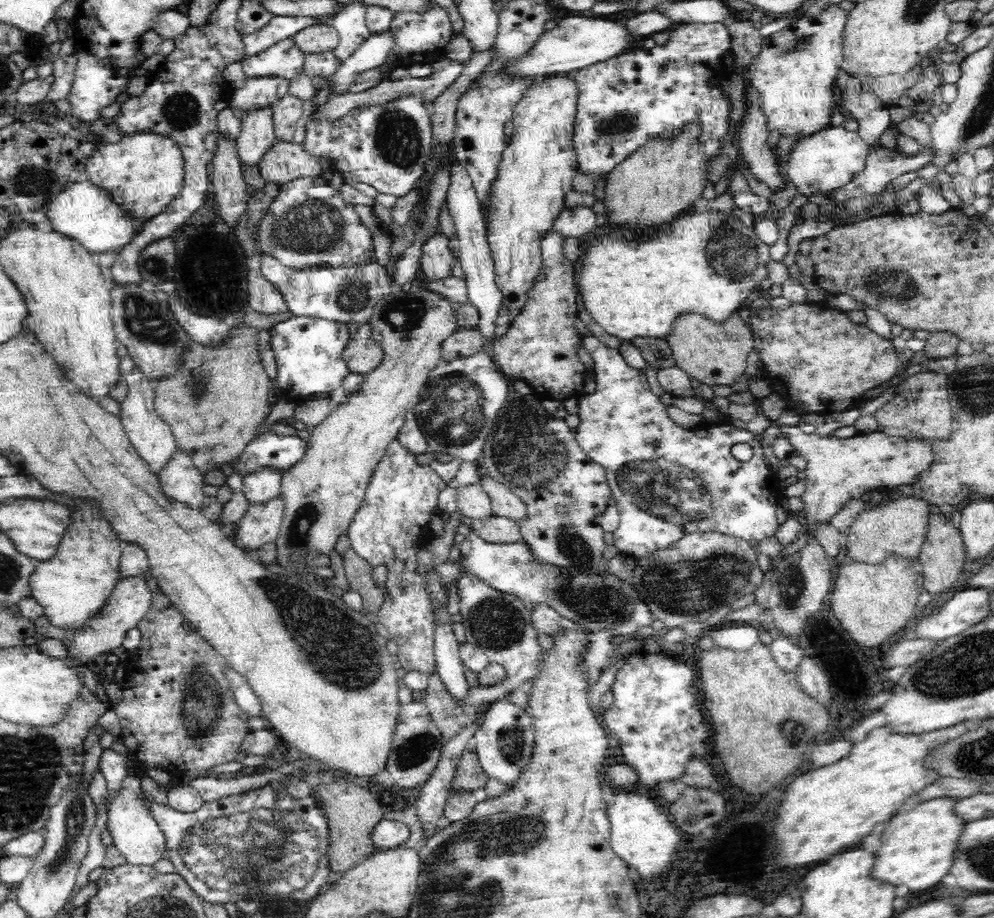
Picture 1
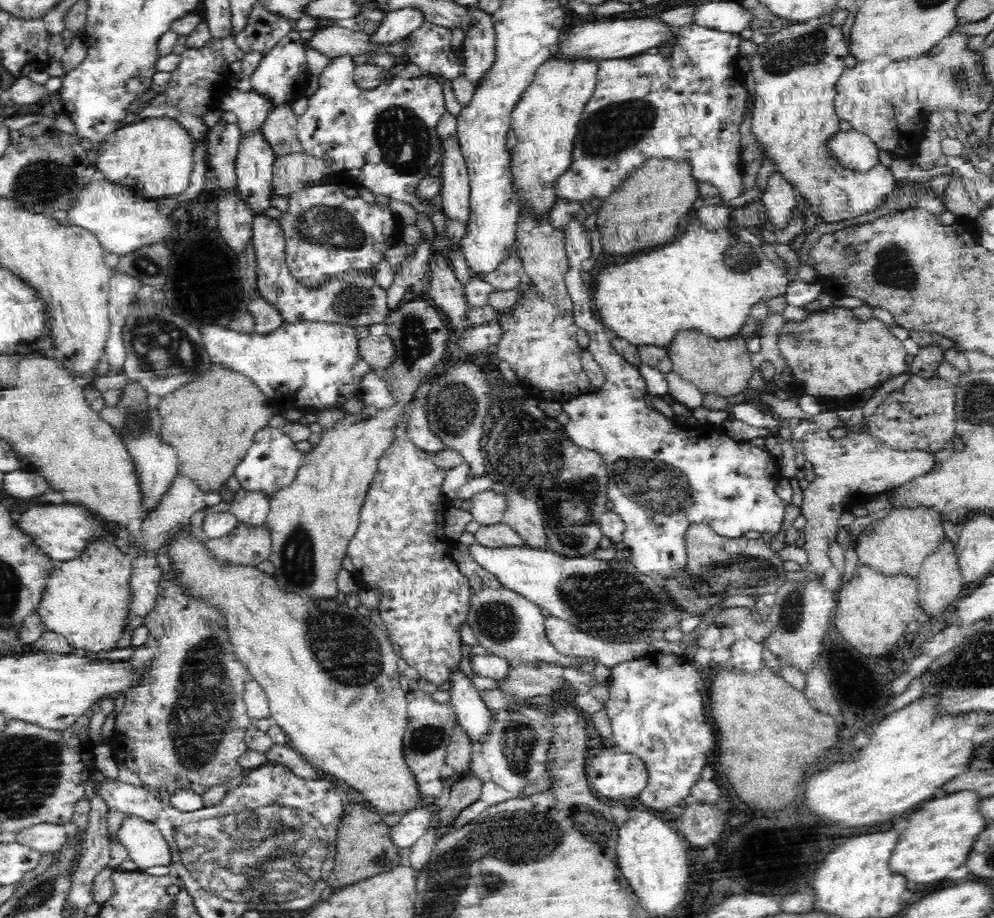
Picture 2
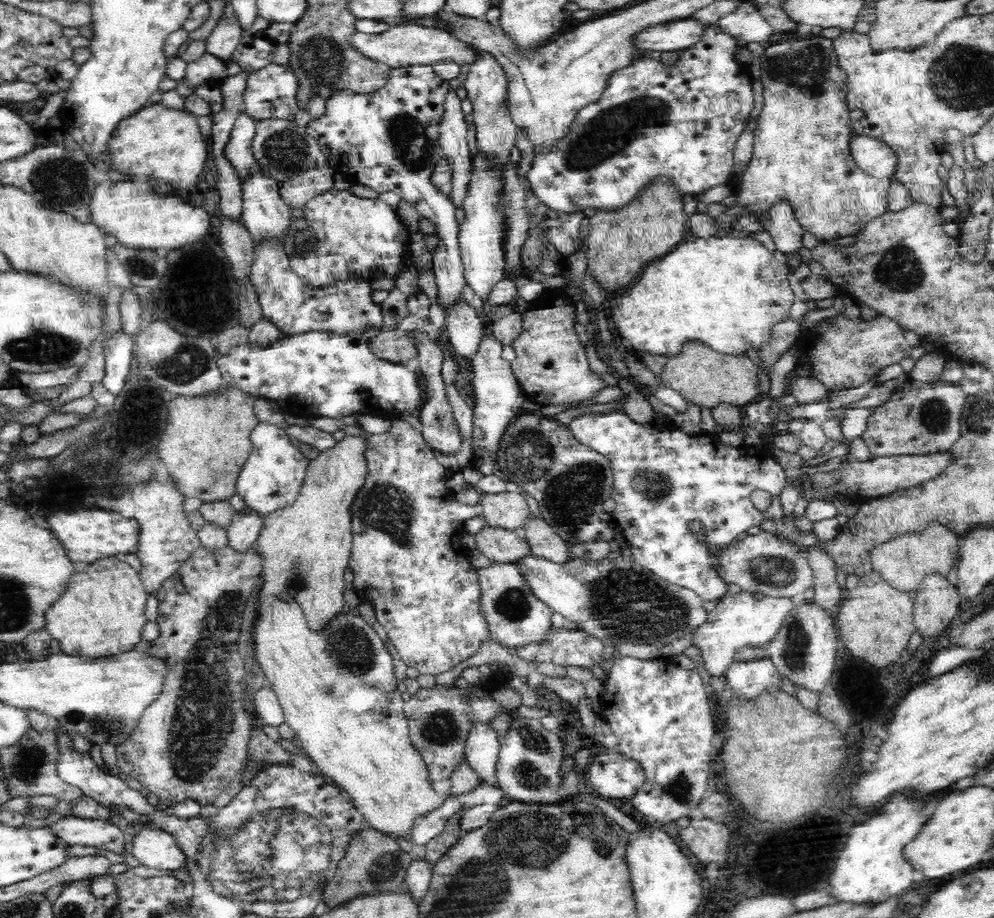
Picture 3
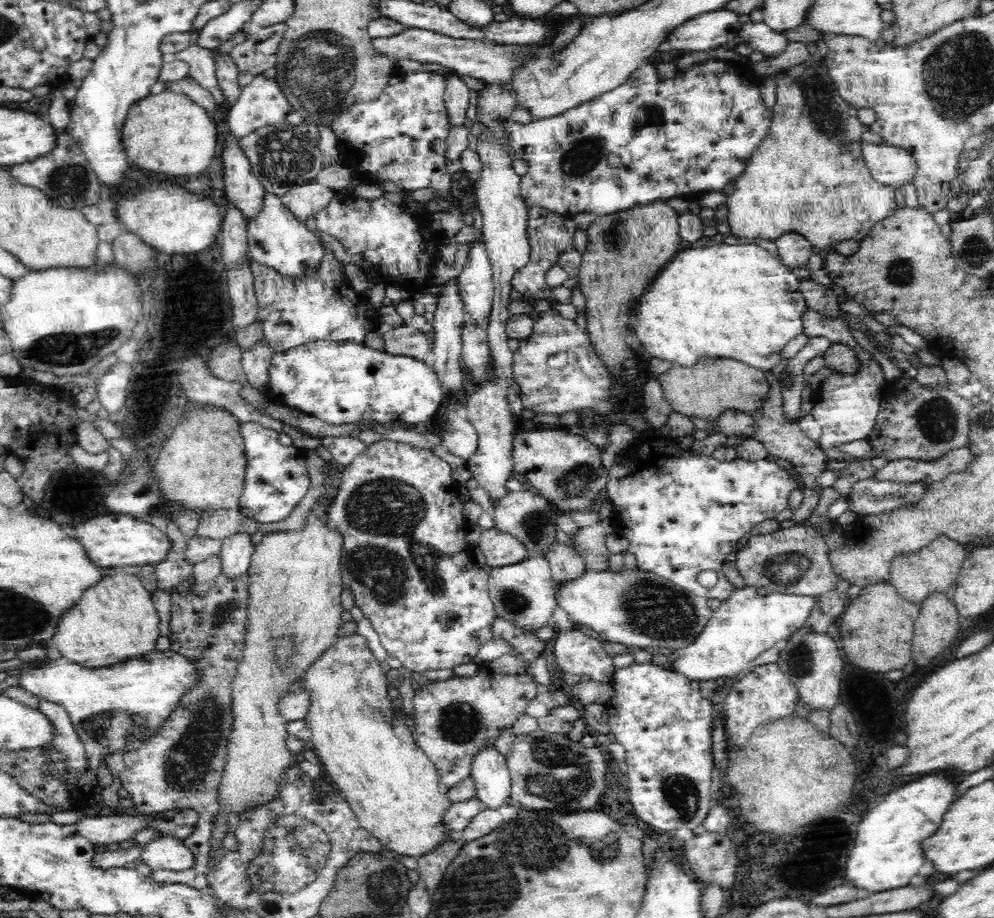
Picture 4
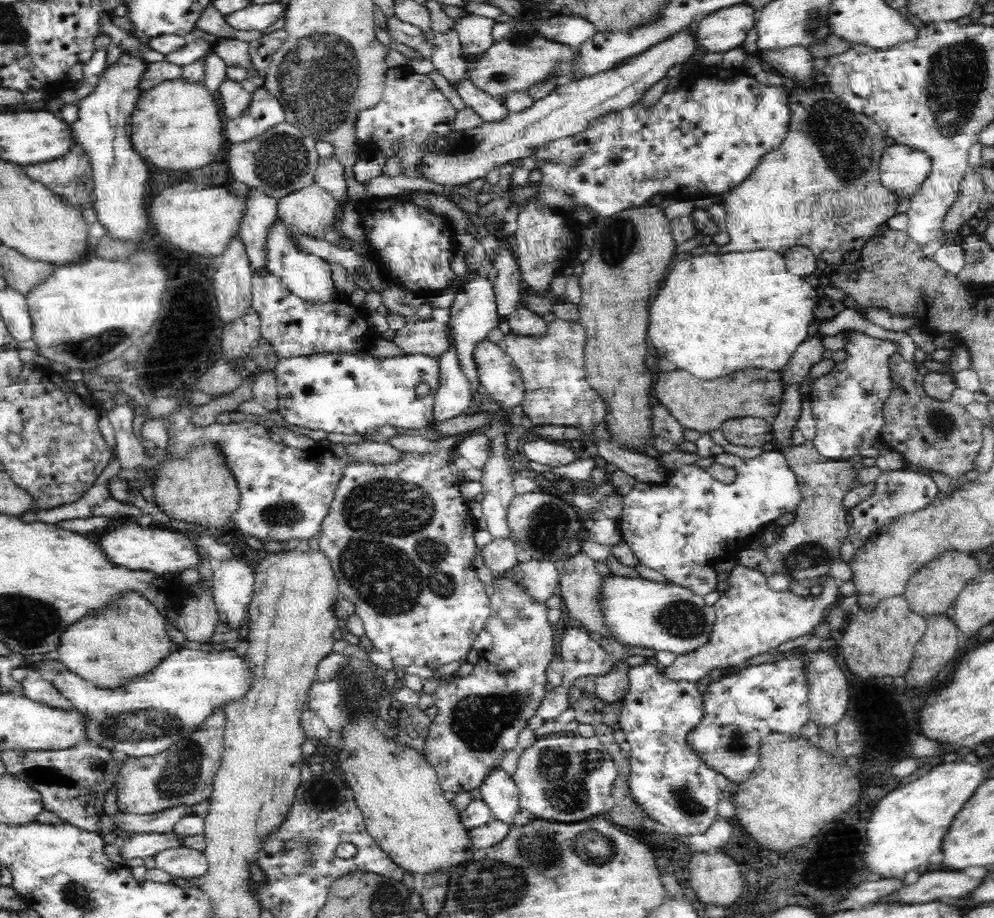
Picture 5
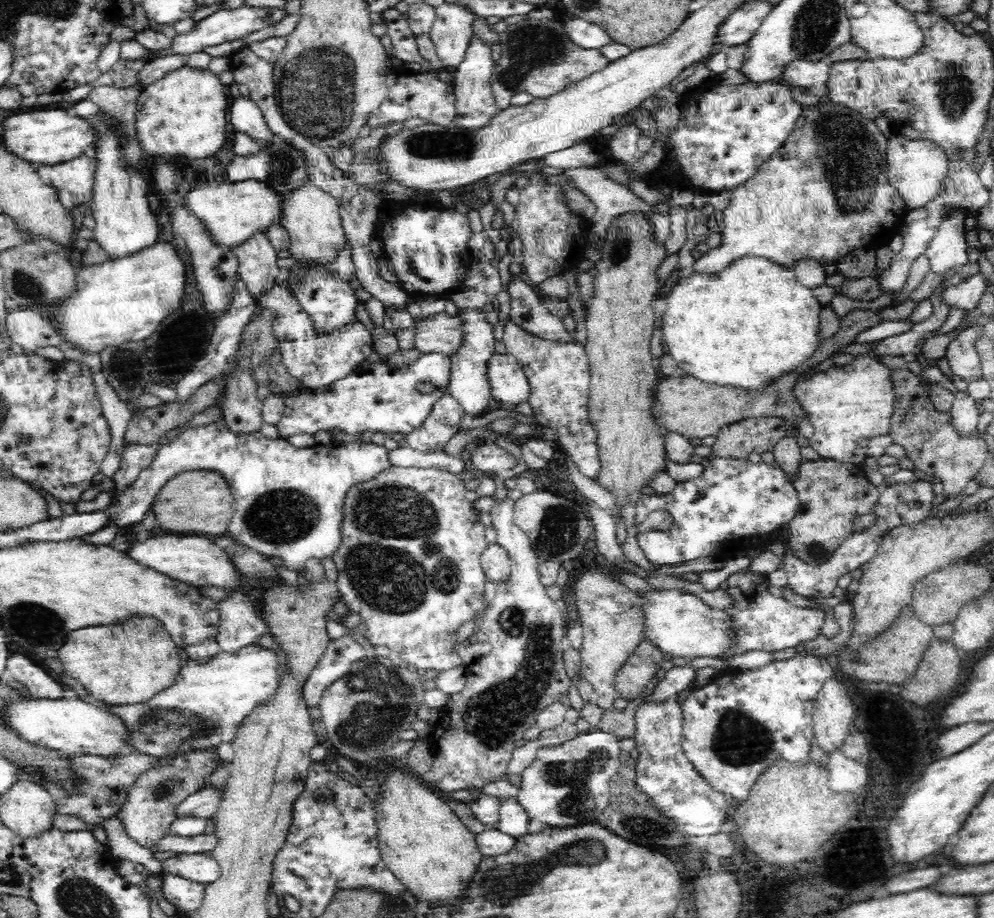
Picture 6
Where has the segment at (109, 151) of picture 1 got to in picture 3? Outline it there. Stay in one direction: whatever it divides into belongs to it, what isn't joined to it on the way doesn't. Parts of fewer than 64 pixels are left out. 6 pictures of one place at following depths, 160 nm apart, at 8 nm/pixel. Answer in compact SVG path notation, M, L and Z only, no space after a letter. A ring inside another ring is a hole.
M162 101L152 103L124 119L108 140L110 162L126 178L143 179L150 176L172 182L174 188L192 188L208 160L209 138L204 138L192 111L166 107Z

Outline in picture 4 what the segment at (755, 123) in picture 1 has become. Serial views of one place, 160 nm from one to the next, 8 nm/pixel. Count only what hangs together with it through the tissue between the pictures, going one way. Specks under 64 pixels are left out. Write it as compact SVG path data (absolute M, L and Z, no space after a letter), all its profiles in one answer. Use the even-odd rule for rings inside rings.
M785 233L776 238L775 243L780 260L791 270L806 266L808 258L812 256L813 244L796 233Z

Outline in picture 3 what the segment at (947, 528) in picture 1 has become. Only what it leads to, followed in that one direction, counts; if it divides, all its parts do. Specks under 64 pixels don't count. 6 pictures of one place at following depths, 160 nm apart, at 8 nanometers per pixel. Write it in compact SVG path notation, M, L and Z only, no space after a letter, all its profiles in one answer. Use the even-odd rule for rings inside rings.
M932 572L924 576L915 598L913 623L923 638L940 636L958 615L959 592L940 575Z

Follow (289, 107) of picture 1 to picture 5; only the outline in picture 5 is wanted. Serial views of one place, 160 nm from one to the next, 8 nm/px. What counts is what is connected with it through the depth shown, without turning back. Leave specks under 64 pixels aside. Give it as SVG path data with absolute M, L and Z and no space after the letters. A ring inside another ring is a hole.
M289 122L269 128L258 138L230 146L230 172L235 186L252 187L280 200L307 188L315 182L316 168L322 163L315 148L316 141Z

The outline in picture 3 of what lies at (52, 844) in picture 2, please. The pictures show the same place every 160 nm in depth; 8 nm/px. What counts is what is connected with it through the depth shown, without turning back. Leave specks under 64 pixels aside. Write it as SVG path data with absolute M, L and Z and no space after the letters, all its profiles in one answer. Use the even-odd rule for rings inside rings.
M62 817L52 827L56 840L70 846L95 846L109 851L113 857L121 859L128 855L124 851L124 834L114 823L104 819Z

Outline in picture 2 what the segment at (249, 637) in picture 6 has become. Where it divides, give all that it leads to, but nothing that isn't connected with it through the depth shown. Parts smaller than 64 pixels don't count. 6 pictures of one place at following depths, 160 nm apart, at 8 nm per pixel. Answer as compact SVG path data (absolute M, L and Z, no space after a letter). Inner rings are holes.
M240 489L235 492L229 511L237 518L239 524L265 524L271 498L272 494Z

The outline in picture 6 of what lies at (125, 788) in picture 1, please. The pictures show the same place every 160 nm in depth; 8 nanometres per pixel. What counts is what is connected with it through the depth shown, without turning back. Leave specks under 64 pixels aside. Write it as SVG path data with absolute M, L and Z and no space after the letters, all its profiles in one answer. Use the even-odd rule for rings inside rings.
M180 853L162 861L162 871L192 880L193 883L210 884L220 876L220 865L206 853Z

